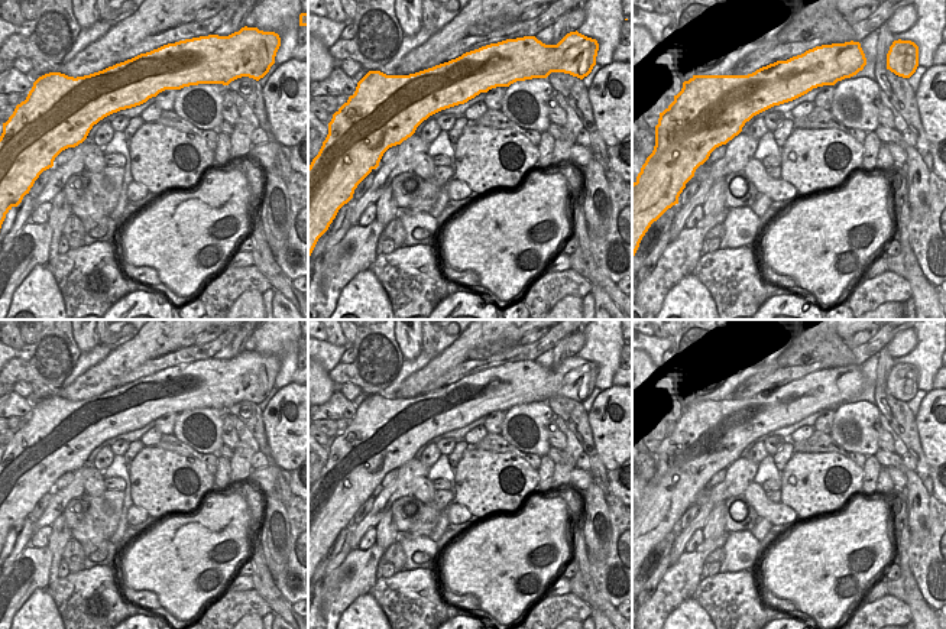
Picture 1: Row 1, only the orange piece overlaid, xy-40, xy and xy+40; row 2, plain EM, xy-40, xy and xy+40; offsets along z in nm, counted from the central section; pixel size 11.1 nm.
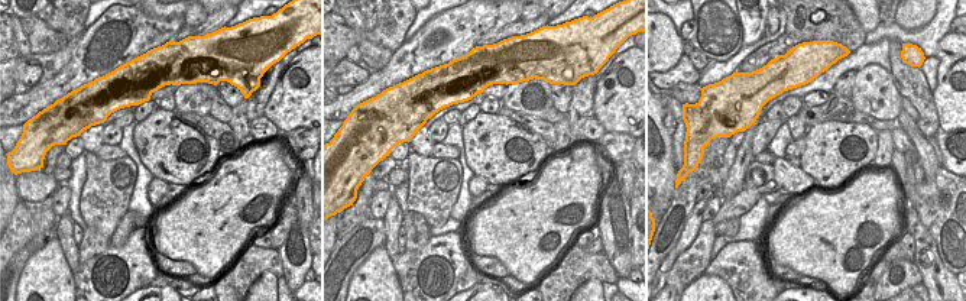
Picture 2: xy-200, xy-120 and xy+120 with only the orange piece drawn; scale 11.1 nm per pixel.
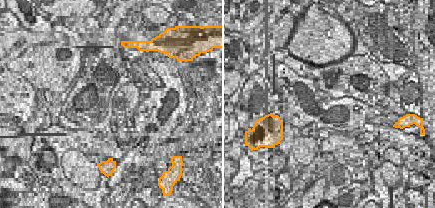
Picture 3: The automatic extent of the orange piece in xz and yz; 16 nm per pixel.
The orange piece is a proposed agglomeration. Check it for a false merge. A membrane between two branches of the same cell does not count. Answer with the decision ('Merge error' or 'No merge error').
No merge error

